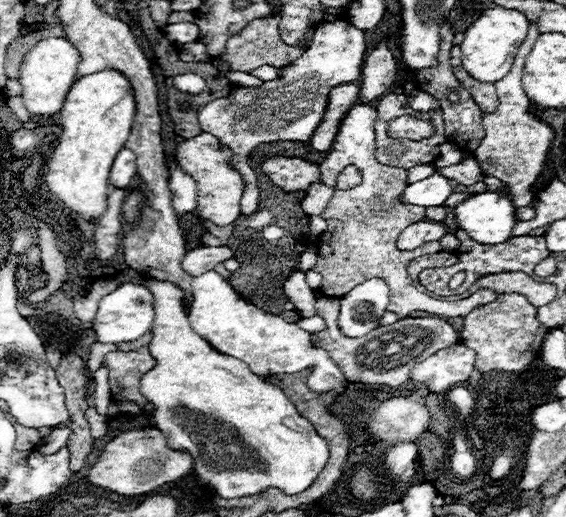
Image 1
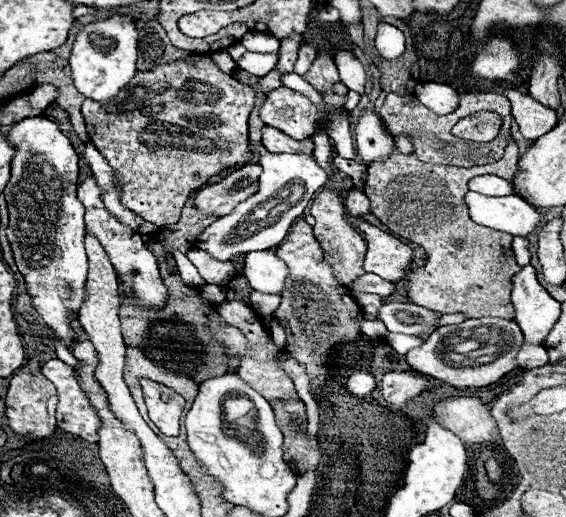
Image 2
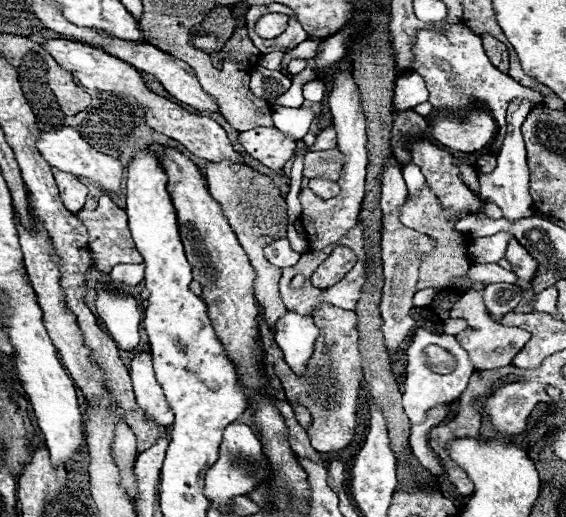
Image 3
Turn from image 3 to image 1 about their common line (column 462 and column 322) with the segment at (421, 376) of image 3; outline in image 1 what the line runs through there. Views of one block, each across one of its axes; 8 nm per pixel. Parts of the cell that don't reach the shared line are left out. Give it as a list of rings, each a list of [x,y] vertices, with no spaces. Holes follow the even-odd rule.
[[[210,270],[202,276],[194,276],[192,296],[194,302],[188,314],[192,330],[204,340],[208,340],[216,350],[244,360],[252,368],[252,372],[260,376],[272,376],[310,370],[308,386],[316,392],[336,390],[338,394],[342,394],[350,384],[340,372],[340,368],[328,358],[326,350],[314,348],[310,344],[310,334],[306,330],[282,320],[270,310],[262,310],[256,304],[248,304],[218,272]]]

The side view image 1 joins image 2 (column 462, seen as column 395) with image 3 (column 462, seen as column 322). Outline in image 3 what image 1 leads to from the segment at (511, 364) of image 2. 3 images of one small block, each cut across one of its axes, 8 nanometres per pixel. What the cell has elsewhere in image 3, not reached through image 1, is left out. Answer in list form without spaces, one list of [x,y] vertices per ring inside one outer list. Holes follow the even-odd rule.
[[[480,290],[478,292],[462,294],[462,298],[452,306],[450,318],[464,318],[466,320],[466,328],[460,334],[456,334],[456,340],[468,352],[470,362],[474,364],[474,370],[496,370],[496,368],[502,368],[502,366],[510,366],[512,360],[514,360],[514,356],[532,338],[530,332],[526,332],[522,328],[502,326],[502,324],[496,324],[494,320],[490,320],[490,316],[484,310],[484,302],[482,302]]]

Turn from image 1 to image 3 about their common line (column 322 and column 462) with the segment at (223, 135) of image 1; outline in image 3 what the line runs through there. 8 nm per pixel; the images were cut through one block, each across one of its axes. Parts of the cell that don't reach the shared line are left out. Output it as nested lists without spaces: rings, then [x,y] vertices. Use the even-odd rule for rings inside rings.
[[[450,24],[446,28],[428,26],[424,30],[418,30],[412,52],[414,52],[412,70],[426,80],[426,86],[430,92],[428,102],[432,102],[434,112],[452,110],[454,114],[464,116],[468,114],[470,108],[474,108],[476,104],[482,104],[494,116],[500,128],[500,134],[494,144],[496,150],[502,146],[502,140],[506,134],[504,116],[506,116],[508,102],[512,98],[528,98],[534,102],[534,106],[542,102],[542,96],[538,96],[538,92],[518,84],[508,74],[502,74],[500,70],[496,70],[482,48],[480,36],[472,34],[464,24]]]

